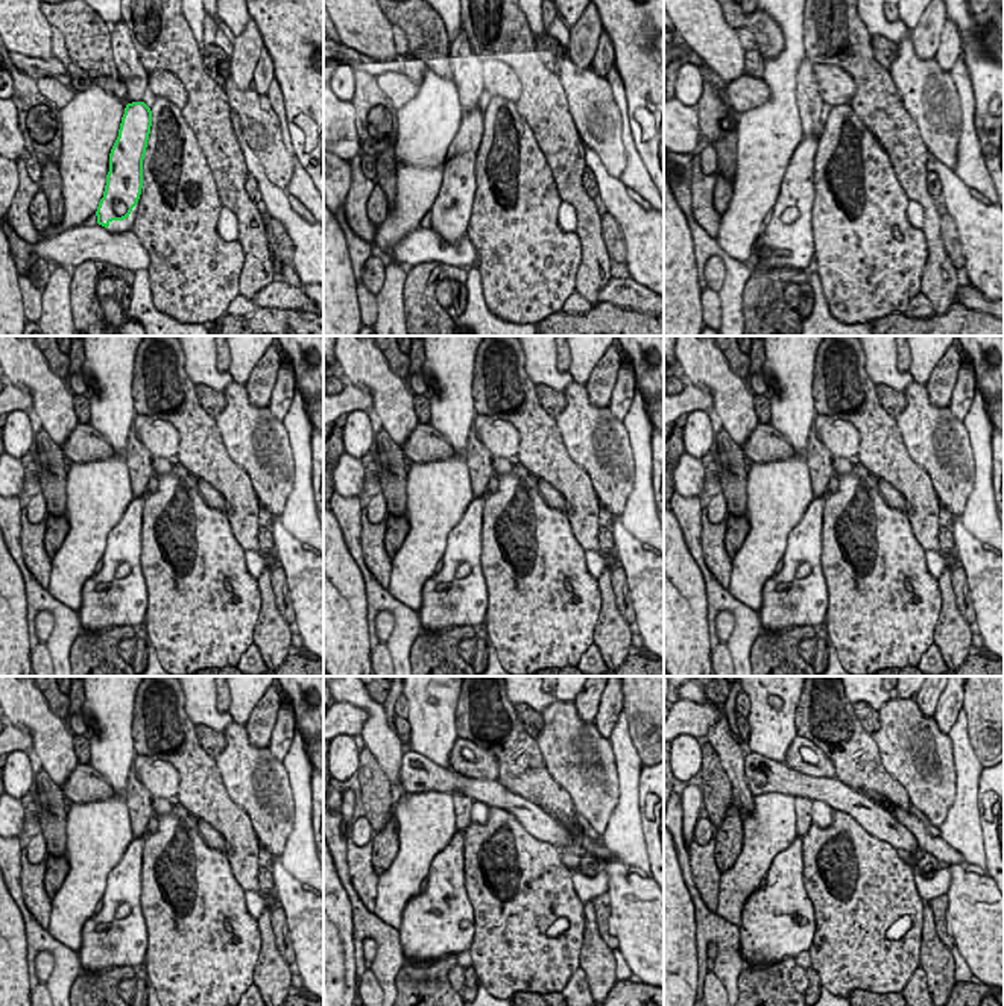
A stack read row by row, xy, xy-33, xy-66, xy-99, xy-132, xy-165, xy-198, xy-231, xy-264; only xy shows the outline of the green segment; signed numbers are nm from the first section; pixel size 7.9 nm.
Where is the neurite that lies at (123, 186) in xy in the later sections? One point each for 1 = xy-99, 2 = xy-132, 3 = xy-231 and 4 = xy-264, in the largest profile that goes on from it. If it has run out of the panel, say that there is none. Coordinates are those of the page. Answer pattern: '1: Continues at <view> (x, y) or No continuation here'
1: Continues at xy-99 (102, 537)
2: Continues at xy-132 (442, 537)
3: Continues at xy-231 (433, 926)
4: Continues at xy-264 (778, 923)

